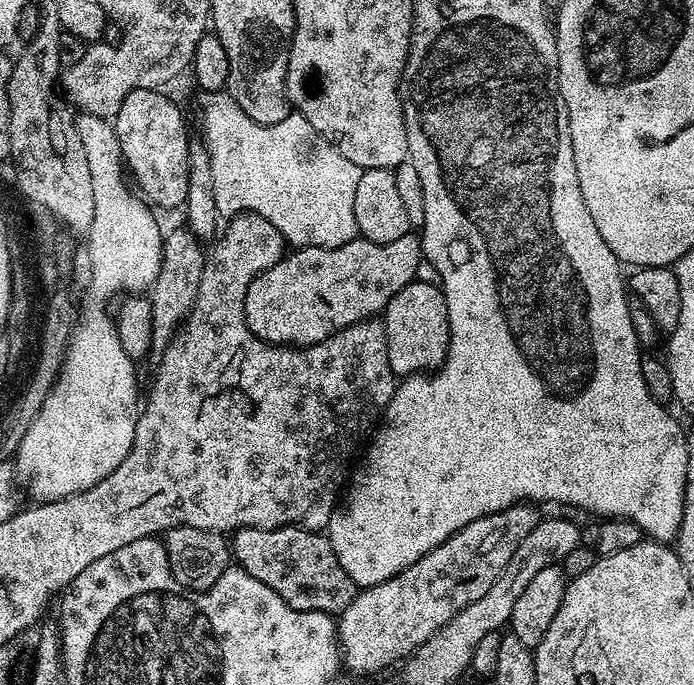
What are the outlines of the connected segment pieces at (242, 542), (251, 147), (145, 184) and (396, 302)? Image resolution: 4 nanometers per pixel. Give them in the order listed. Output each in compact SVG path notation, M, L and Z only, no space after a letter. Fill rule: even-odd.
M295 526L271 528L270 530L237 528L231 537L230 545L231 555L239 568L246 574L250 574L250 578L258 578L258 582L270 586L270 590L274 590L278 598L282 598L282 602L286 602L294 610L339 614L346 610L346 606L350 606L350 602L354 602L358 591L357 586L350 578L350 574L342 570L342 562L338 562L327 535L320 532L309 532L307 528Z
M228 91L222 92L200 92L200 124L204 127L202 139L208 145L208 153L210 154L210 174L214 174L214 202L218 206L221 217L231 218L239 216L241 212L253 212L262 218L266 218L266 222L270 222L270 226L277 228L284 235L285 241L289 245L296 248L340 248L346 242L358 236L354 218L354 194L357 193L357 185L362 169L354 162L350 162L337 148L332 147L327 140L323 138L313 139L314 133L310 122L306 122L306 118L298 111L289 111L287 118L277 124L259 124L254 122L254 118L246 118L246 114L242 114L242 106L238 106L238 102L234 102L234 98ZM308 139L313 139L312 144L312 172L308 169L308 164L304 161L304 147L308 144Z
M143 88L126 94L114 127L118 134L118 146L122 146L127 171L134 184L136 179L135 187L142 193L143 199L157 209L179 209L186 198L188 185L190 133L184 125L184 116L179 106L164 94L154 88Z
M415 278L402 286L382 313L386 330L386 350L390 358L393 377L403 378L417 374L428 374L444 363L450 342L448 325L448 303L444 289L439 283Z

